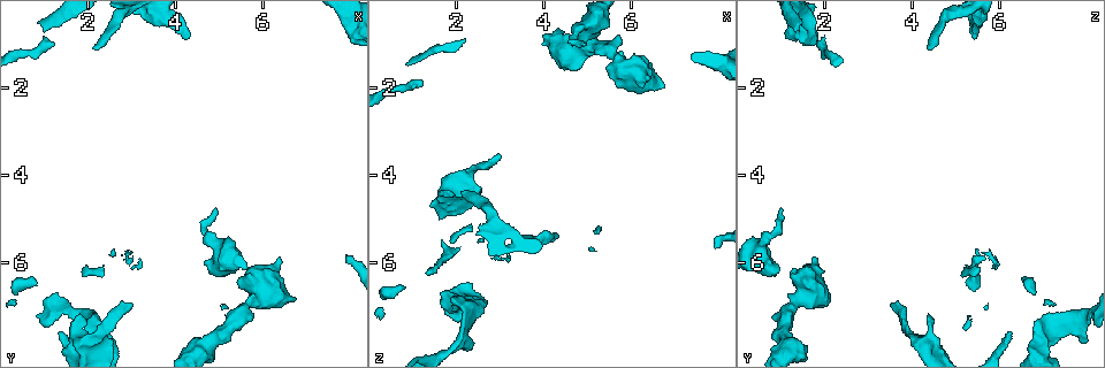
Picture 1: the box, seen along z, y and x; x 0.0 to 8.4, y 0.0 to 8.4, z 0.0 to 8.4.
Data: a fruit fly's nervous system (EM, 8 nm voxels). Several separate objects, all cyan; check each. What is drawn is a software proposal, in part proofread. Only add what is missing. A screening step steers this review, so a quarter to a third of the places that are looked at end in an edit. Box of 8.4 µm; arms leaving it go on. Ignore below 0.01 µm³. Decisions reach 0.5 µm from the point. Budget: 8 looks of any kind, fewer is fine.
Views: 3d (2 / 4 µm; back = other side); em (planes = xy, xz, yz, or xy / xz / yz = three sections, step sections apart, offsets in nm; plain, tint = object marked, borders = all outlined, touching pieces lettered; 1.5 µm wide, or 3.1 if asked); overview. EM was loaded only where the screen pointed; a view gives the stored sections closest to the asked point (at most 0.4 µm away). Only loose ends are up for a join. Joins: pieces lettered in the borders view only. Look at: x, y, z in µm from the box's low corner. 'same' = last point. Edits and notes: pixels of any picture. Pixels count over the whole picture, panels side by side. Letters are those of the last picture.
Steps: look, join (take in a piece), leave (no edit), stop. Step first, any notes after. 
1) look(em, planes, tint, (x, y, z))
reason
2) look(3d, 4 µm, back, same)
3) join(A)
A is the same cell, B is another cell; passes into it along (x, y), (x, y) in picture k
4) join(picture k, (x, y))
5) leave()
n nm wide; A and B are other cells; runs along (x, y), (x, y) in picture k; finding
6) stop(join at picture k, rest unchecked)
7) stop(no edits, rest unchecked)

look(3d, 2 µm, (2.95, 6.90, 3.60))
free end

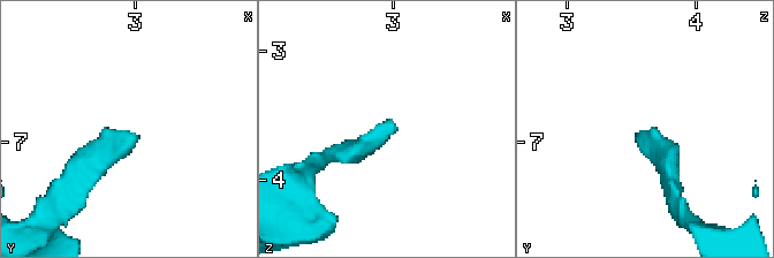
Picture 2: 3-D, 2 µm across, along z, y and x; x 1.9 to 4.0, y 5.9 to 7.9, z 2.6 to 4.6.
look(em, planes, borders, (2.94, 6.94, 3.52))

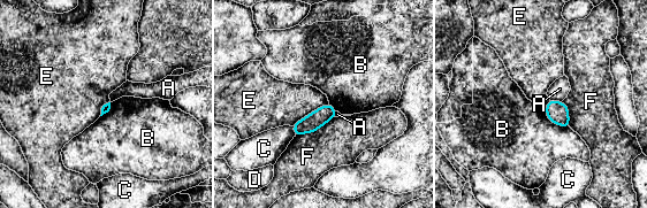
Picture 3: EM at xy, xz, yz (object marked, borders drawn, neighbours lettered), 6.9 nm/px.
leave()
A, B, C, D, E and F are other cells; border along (328, 102), (291, 125) in picture 3; no lettered piece goes on from it

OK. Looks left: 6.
look(em, xy, step 8, borders, (4.35, 0.85, 5.40))

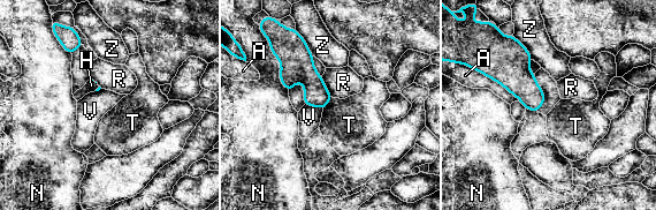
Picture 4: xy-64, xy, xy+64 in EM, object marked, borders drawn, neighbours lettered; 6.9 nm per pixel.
look(em, planes, borders, same)

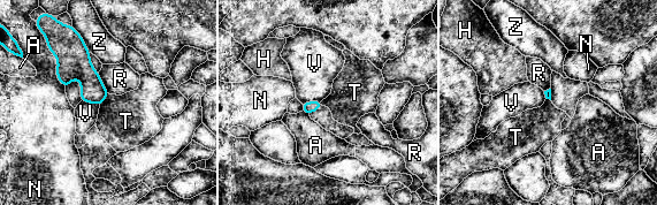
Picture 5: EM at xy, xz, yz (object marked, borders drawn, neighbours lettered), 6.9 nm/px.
leave()
A, H, N, R, T, V and Z are other cells; border along (108, 93), (100, 105) in picture 5; no lettered piece goes on from it

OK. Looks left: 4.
look(3d, 2 µm, (2.20, 1.10, 4.35))
free end

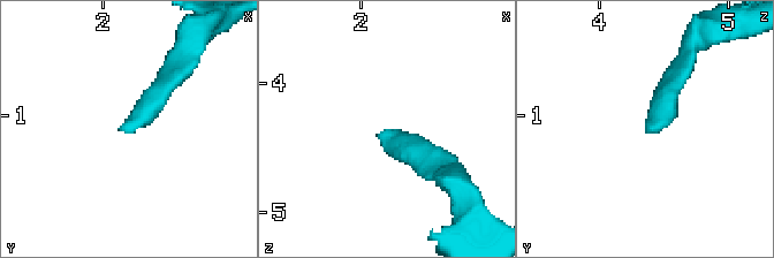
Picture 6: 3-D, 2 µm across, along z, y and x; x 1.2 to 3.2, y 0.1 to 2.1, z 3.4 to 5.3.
look(em, planes, borders, (2.12, 1.12, 4.40))

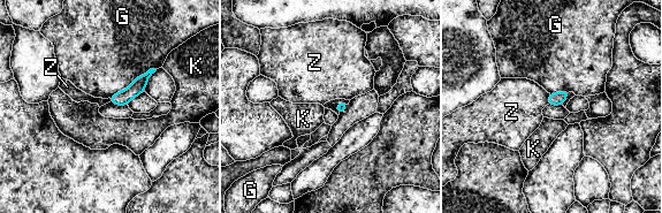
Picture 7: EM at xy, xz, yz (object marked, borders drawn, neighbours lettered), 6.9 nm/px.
leave()
G, K and Z are other cells; border along (549, 93), (547, 104) in picture 7; none of them fits

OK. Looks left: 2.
stop(no edits, rest unchecked)

